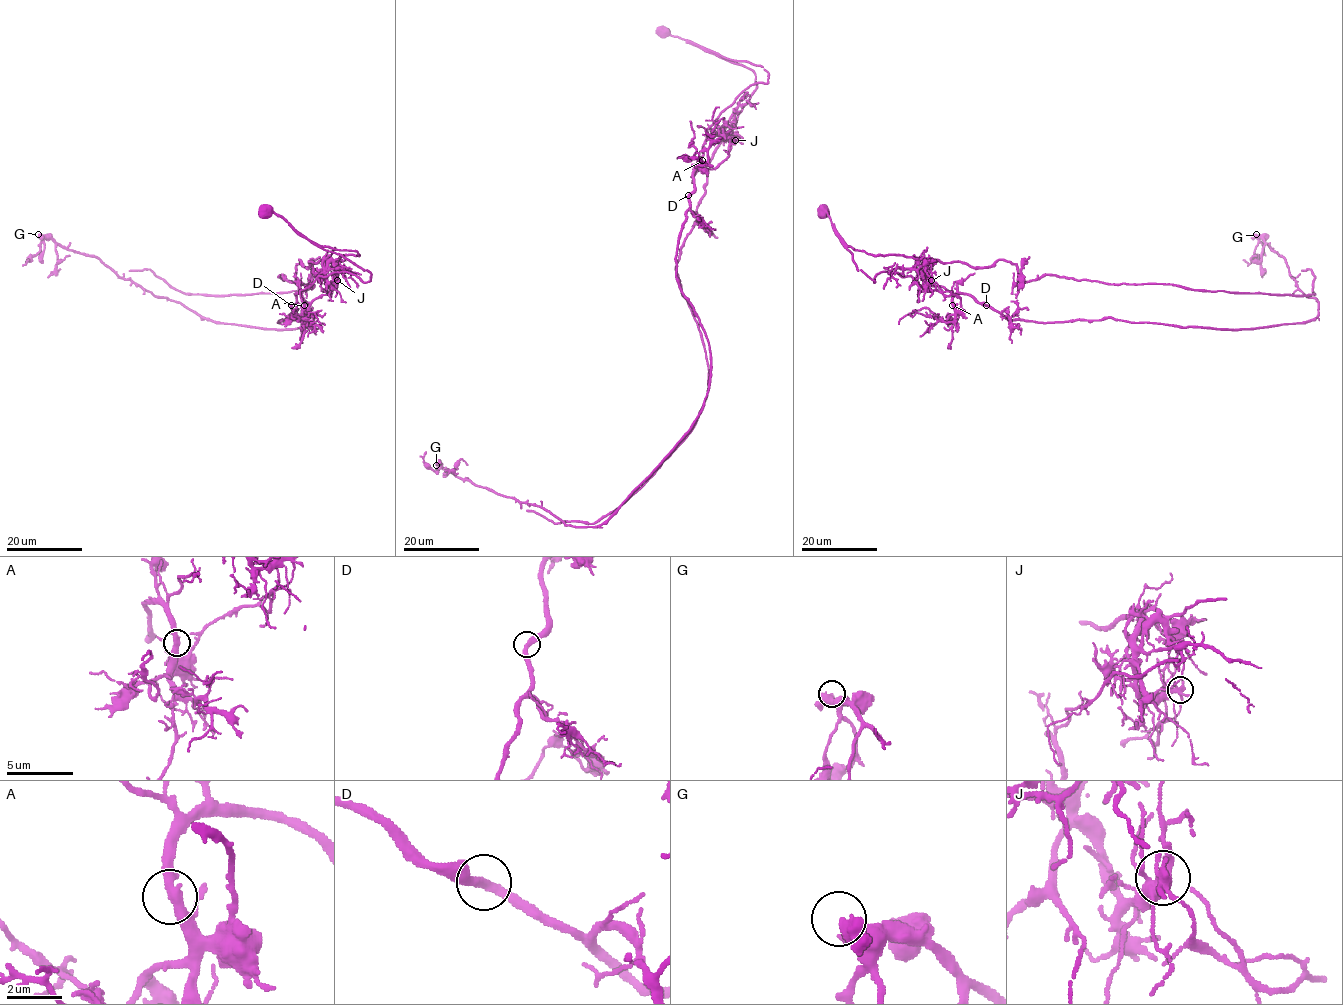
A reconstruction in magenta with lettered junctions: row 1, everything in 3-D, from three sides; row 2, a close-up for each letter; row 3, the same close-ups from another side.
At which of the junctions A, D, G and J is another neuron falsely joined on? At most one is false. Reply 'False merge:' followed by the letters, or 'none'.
False merge: J

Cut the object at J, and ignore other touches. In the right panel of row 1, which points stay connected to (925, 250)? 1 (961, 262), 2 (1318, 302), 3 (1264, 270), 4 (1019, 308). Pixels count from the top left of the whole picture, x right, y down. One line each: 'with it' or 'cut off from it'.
1: with it
2: cut off from it
3: cut off from it
4: cut off from it

